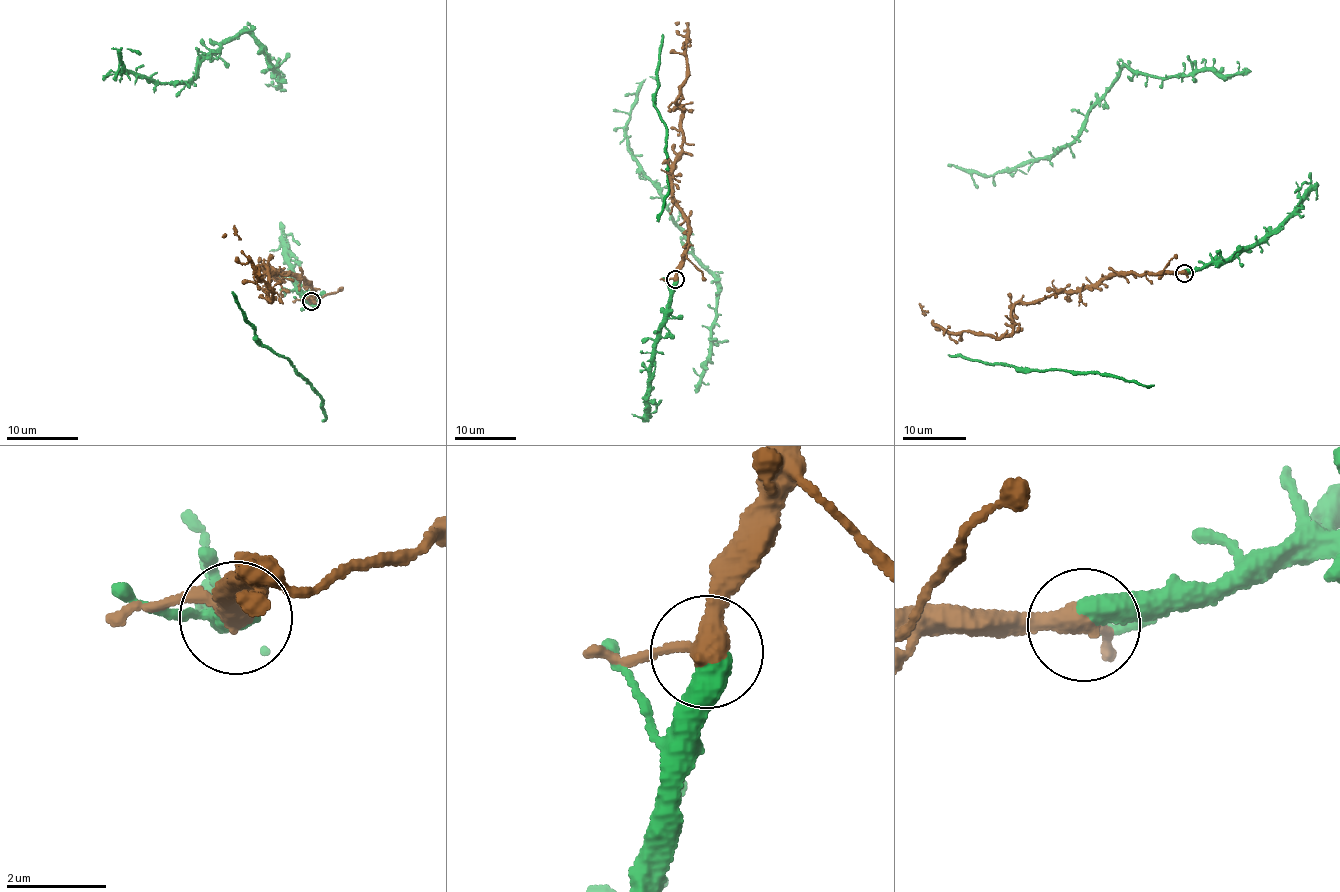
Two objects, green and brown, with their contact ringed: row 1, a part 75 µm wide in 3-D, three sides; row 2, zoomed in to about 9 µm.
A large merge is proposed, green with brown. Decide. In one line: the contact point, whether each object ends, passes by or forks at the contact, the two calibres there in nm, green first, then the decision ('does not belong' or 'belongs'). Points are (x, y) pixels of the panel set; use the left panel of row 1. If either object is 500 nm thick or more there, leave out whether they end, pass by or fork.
(311, 301) | 500/360 nm | belongs

